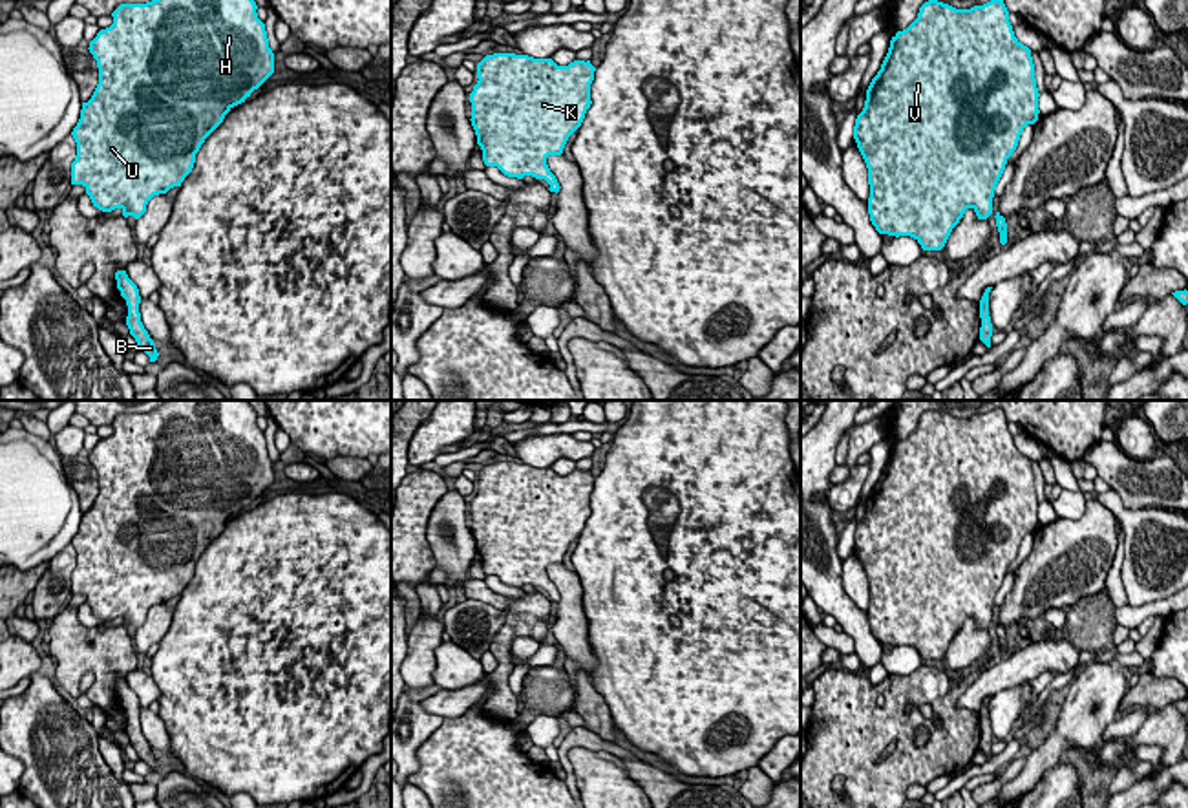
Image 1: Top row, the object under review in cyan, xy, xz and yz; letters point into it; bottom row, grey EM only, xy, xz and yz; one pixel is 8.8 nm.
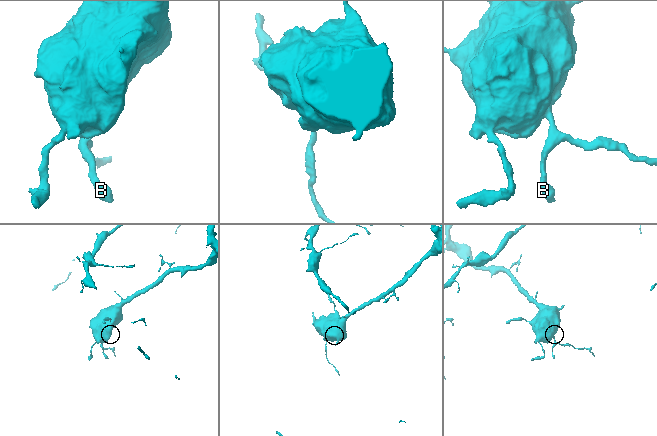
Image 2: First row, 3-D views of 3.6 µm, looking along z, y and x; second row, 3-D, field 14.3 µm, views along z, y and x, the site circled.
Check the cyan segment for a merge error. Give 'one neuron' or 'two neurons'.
one neuron

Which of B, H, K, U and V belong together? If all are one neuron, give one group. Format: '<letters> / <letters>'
B H K U V

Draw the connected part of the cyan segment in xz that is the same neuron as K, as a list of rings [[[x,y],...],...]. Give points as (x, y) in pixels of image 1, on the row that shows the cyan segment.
[[[515,53],[486,55],[477,64],[477,84],[470,93],[472,126],[486,166],[497,166],[504,175],[545,179],[550,192],[559,183],[546,165],[548,155],[561,155],[568,137],[581,126],[590,108],[590,84],[596,68],[590,60],[557,66],[552,58],[534,58]]]

